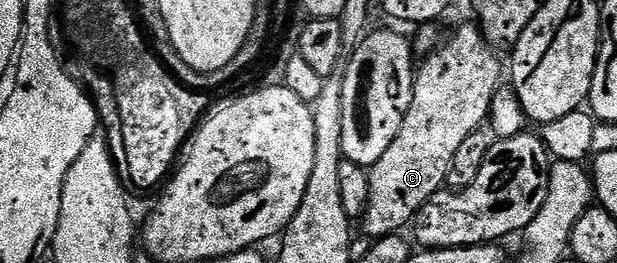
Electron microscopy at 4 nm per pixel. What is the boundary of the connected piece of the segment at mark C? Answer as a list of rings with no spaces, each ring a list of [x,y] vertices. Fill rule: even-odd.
[[[474,23],[463,24],[455,33],[451,36],[451,41],[448,44],[443,44],[431,57],[428,58],[424,64],[418,65],[415,74],[415,85],[413,86],[413,98],[409,102],[409,110],[405,114],[405,118],[401,122],[401,130],[397,130],[397,138],[393,138],[393,142],[389,146],[389,150],[385,150],[385,154],[381,154],[381,158],[377,158],[377,162],[372,164],[367,177],[369,178],[369,202],[367,208],[363,211],[361,217],[361,225],[363,224],[362,231],[366,235],[372,238],[378,238],[380,236],[393,236],[402,233],[403,227],[410,225],[414,221],[415,215],[427,205],[429,198],[433,198],[433,194],[437,194],[446,185],[447,176],[451,173],[451,167],[453,166],[453,157],[457,154],[458,147],[461,146],[461,142],[465,142],[465,138],[469,134],[473,134],[479,128],[484,127],[485,121],[488,119],[491,110],[491,103],[493,102],[494,94],[501,87],[501,81],[499,81],[499,75],[504,75],[505,68],[499,65],[496,49],[492,48],[483,38],[483,33],[479,31],[478,27]]]

